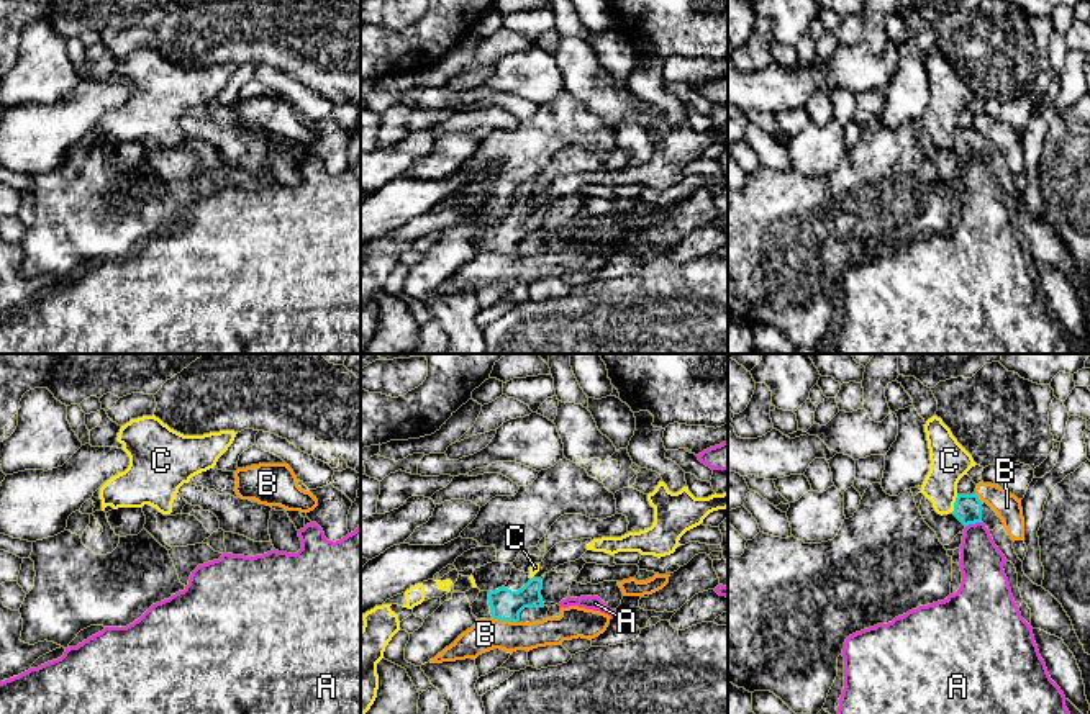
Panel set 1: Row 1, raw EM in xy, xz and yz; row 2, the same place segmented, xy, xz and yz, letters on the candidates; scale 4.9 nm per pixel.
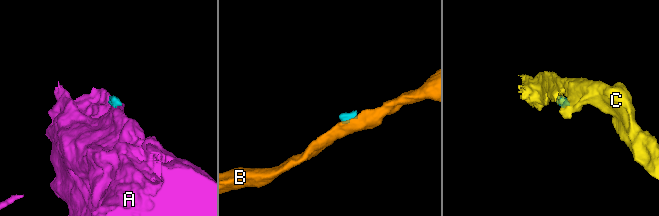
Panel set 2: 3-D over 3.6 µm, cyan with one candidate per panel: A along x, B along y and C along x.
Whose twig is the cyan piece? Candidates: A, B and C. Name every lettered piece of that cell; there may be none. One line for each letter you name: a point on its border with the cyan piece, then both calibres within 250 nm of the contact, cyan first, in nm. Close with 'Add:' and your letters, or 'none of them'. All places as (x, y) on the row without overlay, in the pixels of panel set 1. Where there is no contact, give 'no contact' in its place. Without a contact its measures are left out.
Add: none of them

